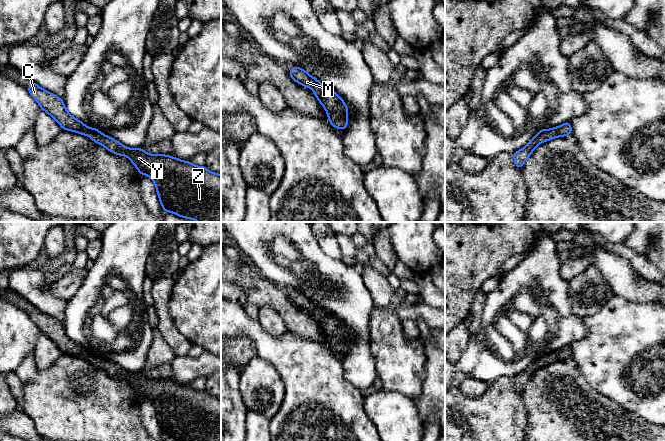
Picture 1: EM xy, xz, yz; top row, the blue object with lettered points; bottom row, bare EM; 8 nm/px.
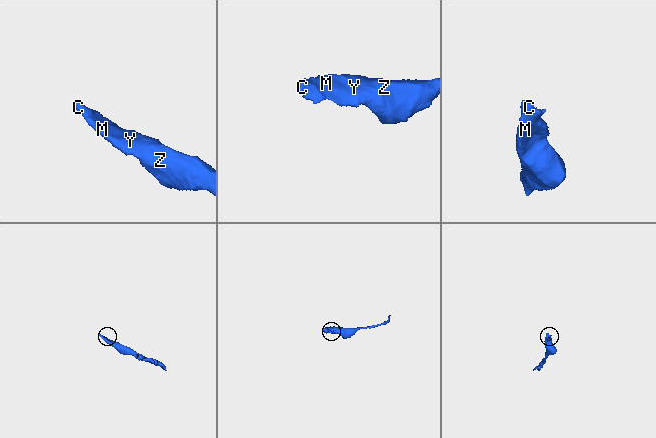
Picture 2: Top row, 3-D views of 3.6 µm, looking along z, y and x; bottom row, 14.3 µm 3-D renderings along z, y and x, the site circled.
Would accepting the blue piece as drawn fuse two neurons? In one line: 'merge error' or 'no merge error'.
no merge error

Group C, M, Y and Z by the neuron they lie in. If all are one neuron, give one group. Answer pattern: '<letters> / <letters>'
C M Y Z

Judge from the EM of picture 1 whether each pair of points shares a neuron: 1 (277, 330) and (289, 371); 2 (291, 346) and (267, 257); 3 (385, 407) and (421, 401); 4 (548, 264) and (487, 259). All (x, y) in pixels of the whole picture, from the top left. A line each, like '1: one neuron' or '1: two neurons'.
1: two neurons
2: two neurons
3: two neurons
4: two neurons

